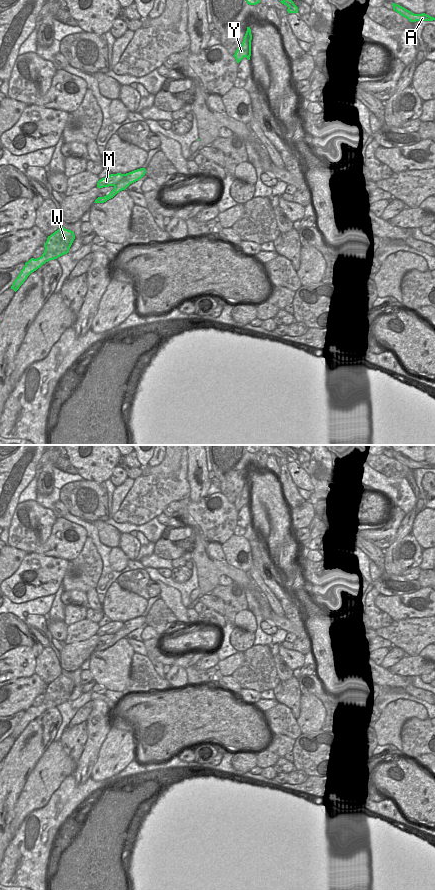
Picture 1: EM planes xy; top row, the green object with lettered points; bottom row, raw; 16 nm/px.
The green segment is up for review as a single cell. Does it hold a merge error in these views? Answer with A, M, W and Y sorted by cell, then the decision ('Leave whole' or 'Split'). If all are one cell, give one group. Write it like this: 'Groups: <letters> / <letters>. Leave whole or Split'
Groups: A W Y / M. Split.

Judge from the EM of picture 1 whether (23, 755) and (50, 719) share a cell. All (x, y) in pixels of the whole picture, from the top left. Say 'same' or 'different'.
same

